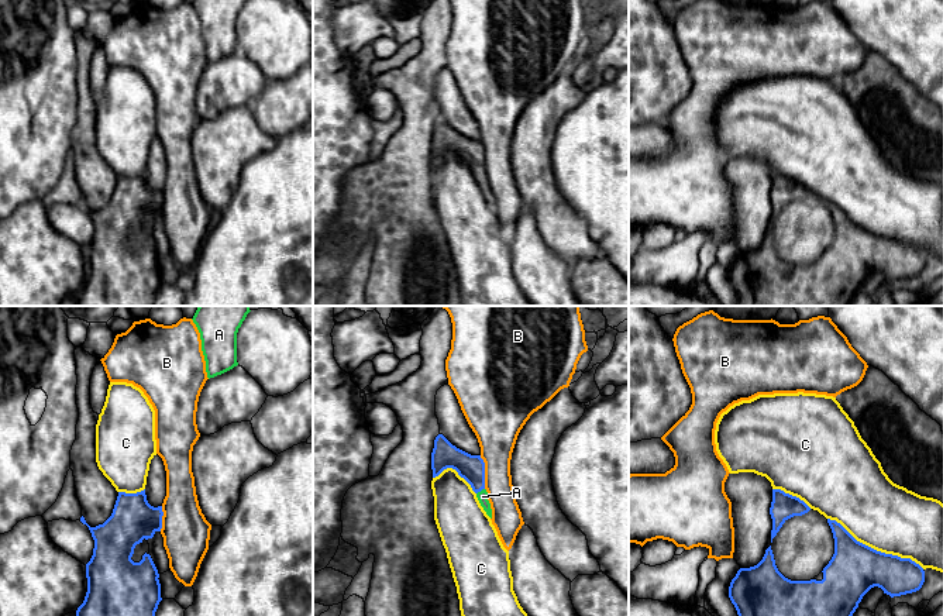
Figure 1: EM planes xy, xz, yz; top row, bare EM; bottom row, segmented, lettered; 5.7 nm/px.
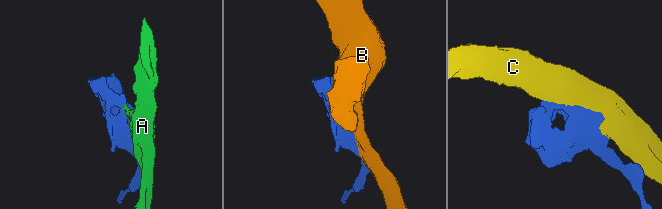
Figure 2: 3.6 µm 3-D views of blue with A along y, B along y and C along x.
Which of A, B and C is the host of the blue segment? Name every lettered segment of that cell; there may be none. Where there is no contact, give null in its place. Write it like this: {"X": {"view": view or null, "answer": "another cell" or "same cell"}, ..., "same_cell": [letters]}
{"A": {"view": "xz", "answer": "same cell"}, "B": {"view": "xz", "answer": "another cell"}, "C": {"view": "yz", "answer": "another cell"}, "same_cell": ["A"]}

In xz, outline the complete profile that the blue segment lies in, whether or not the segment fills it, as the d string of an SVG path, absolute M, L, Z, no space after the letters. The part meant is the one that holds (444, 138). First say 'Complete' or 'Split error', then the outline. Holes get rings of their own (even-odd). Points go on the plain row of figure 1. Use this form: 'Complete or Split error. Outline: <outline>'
Split error. Outline: M443 118L434 124L431 137L433 162L438 161L444 154L452 152L464 162L476 178L476 182L492 203L492 193L485 173L485 147L481 140L471 140L452 130Z

